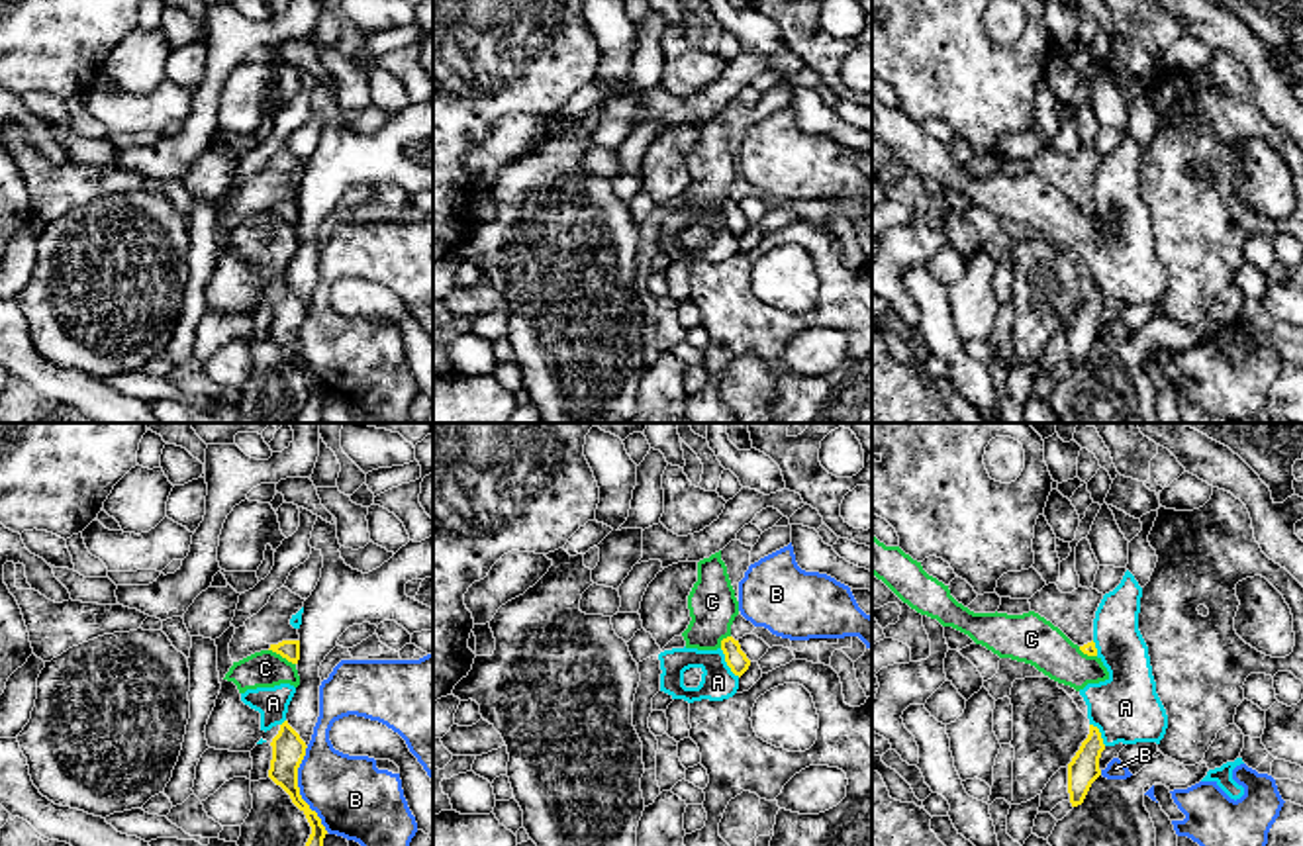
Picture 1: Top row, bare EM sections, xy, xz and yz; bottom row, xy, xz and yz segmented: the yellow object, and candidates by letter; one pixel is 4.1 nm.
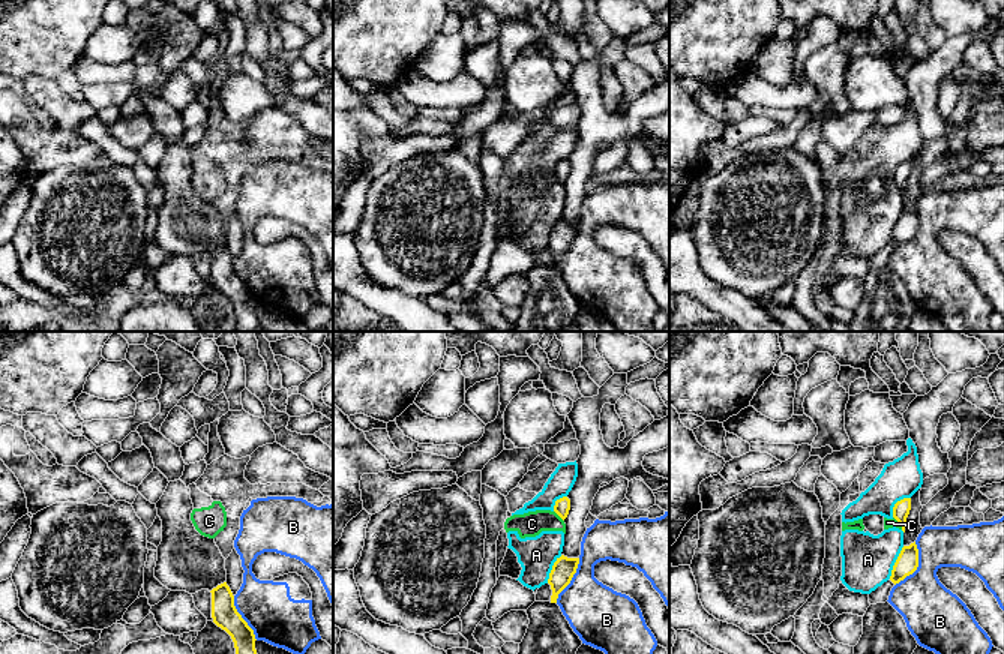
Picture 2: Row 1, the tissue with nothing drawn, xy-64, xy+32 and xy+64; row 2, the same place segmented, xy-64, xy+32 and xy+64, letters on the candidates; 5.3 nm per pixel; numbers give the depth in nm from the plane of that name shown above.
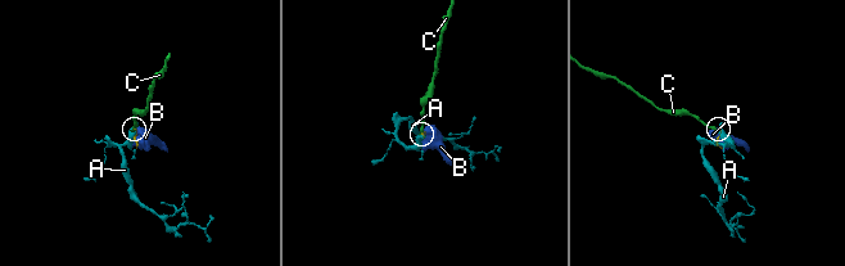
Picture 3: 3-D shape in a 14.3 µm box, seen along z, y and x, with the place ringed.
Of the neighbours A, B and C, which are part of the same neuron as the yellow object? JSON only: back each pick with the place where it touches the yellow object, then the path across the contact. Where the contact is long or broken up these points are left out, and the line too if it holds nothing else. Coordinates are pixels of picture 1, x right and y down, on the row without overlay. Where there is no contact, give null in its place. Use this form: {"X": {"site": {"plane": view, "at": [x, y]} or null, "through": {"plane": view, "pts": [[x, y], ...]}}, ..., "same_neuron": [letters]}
{"same_neuron": []}

